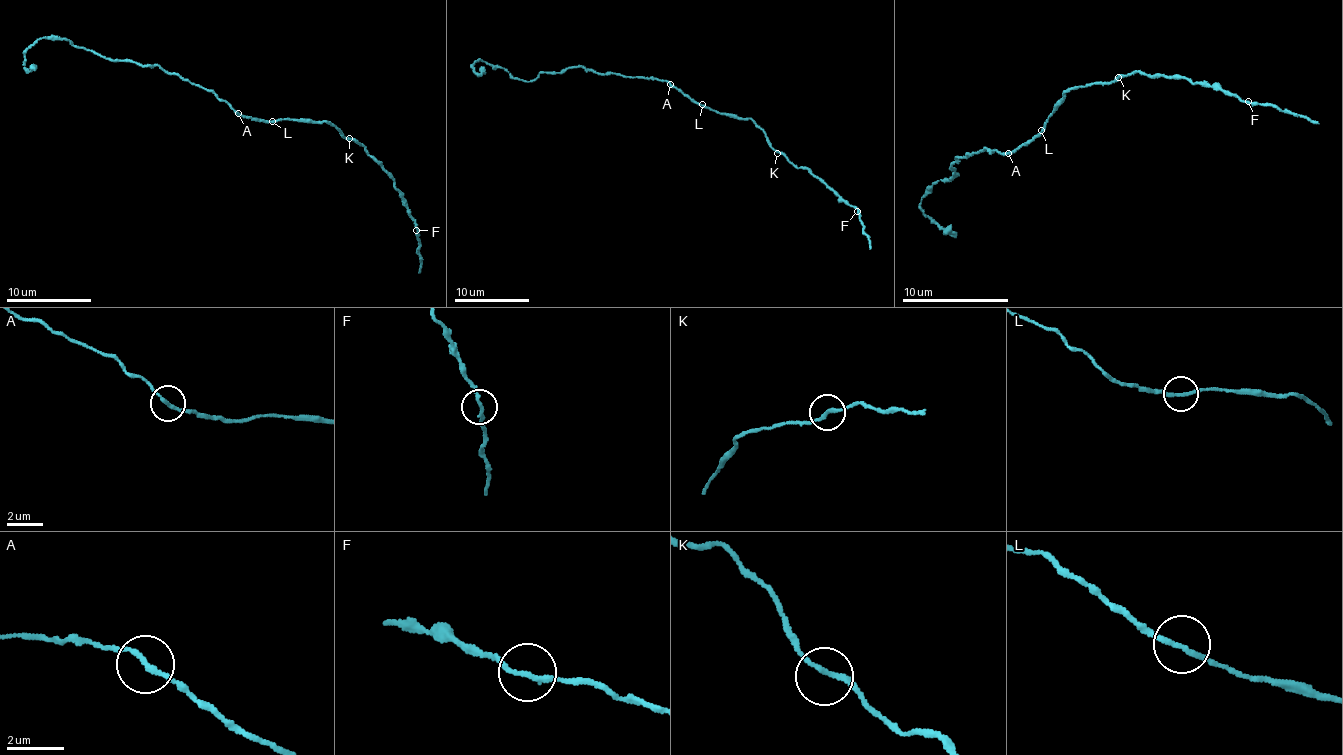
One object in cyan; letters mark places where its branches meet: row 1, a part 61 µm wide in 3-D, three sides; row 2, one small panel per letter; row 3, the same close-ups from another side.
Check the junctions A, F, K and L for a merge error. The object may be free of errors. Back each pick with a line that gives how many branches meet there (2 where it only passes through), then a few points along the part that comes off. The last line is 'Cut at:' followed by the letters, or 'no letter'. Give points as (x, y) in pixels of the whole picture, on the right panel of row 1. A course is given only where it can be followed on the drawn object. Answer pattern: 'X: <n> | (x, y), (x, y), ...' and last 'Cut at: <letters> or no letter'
Cut at: no letter

